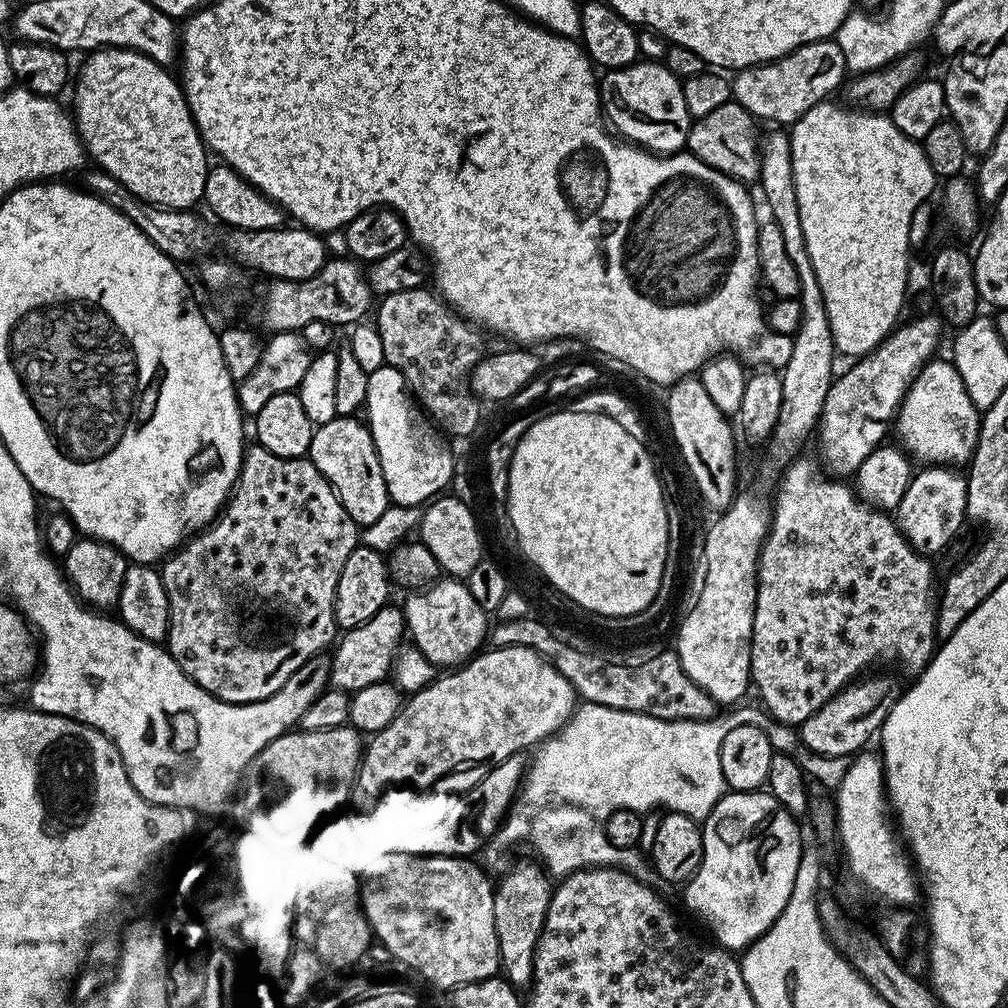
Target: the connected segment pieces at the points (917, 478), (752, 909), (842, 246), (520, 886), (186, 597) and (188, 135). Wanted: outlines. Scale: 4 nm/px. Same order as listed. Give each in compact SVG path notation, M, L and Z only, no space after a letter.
M924 466L919 469L913 475L912 481L910 482L910 486L906 486L906 494L902 494L902 502L898 502L898 506L894 509L894 519L898 527L900 528L900 532L903 534L906 539L910 542L910 546L916 552L919 552L921 556L927 556L929 558L935 557L935 552L940 552L944 547L947 546L948 543L951 542L952 539L955 538L956 535L960 532L960 527L963 524L966 524L966 517L968 514L968 482L963 471L957 470L952 466Z
M757 790L754 792L734 792L729 791L721 796L719 802L714 806L712 814L706 817L702 822L702 831L704 834L704 853L702 854L702 862L698 866L698 870L692 876L691 880L683 885L684 904L701 920L704 924L712 927L711 939L715 941L719 947L733 953L743 953L745 948L758 939L762 934L766 934L766 930L770 930L770 926L778 918L778 914L782 914L782 910L786 906L786 902L793 895L792 891L796 885L796 875L798 874L798 866L800 865L800 854L802 851L802 839L800 840L800 828L797 817L780 805L767 790Z
M825 102L815 104L806 110L791 125L792 141L792 177L794 190L798 198L798 218L802 218L802 234L806 238L806 250L810 254L810 262L814 262L814 274L818 274L818 286L822 286L822 298L826 306L826 314L830 318L830 330L836 343L837 353L841 357L859 358L867 356L875 350L897 327L901 319L900 311L904 308L904 291L908 288L908 251L910 251L910 218L914 218L914 210L919 204L929 199L931 192L938 188L938 177L930 170L930 162L926 158L923 147L910 139L898 126L894 126L891 115L861 110L856 106L843 108L840 104Z
M529 858L518 861L505 874L504 881L494 888L494 930L498 934L500 966L508 983L517 990L527 989L532 983L536 947L554 891L551 882L549 873L535 859Z
M259 442L253 443L253 448L251 445L245 451L240 476L236 480L236 487L226 507L207 528L201 528L195 536L185 540L163 561L159 569L170 602L170 626L166 641L168 652L196 685L205 688L211 696L216 696L220 700L231 704L249 704L273 696L311 656L321 655L325 651L324 647L337 639L334 594L338 586L338 574L342 566L346 566L346 558L350 558L356 547L358 547L357 524L352 521L350 514L346 514L338 494L332 488L332 483L314 467L311 460L282 458L278 454L270 454L270 450L263 448Z
M102 48L85 60L88 61L81 66L80 73L74 76L74 123L85 153L96 159L95 167L118 178L126 190L138 194L138 198L146 202L159 204L162 208L195 209L195 204L199 205L204 198L210 156L177 77L175 80L165 65L129 48Z

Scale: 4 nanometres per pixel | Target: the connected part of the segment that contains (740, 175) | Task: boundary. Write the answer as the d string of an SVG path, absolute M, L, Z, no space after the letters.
M735 102L718 106L718 110L699 117L693 123L688 142L687 151L697 156L706 166L726 174L730 178L741 182L759 181L760 157L758 155L758 132L756 136L757 121Z

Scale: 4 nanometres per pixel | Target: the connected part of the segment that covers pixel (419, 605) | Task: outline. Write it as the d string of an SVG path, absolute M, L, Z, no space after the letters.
M440 578L423 590L413 592L416 593L405 604L402 604L406 632L410 640L412 636L411 643L420 648L422 654L426 654L426 658L431 664L463 666L485 647L486 637L490 632L490 616L482 606L478 606L478 602L474 602L474 594L470 594L467 583L456 578Z

